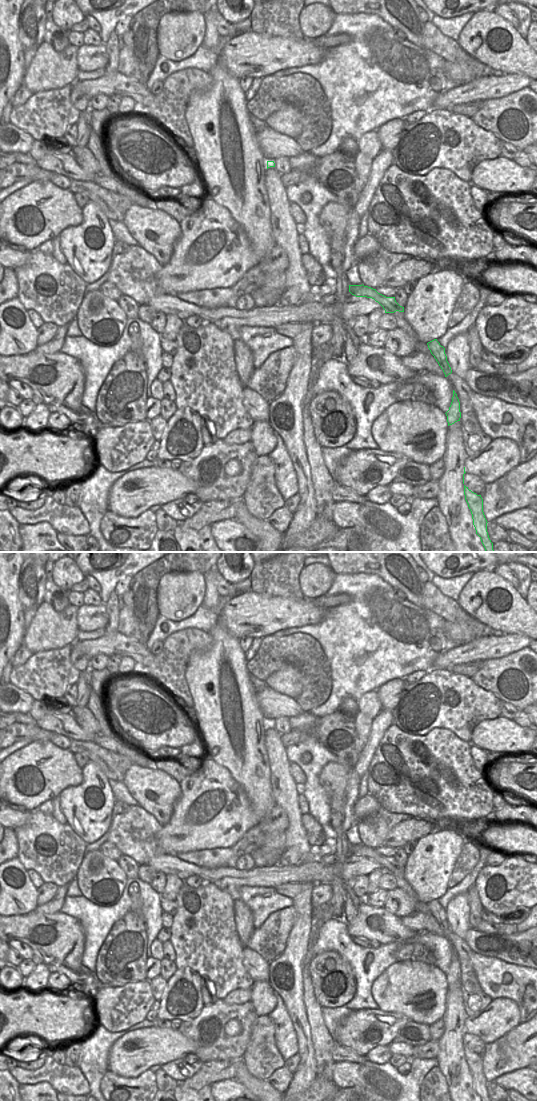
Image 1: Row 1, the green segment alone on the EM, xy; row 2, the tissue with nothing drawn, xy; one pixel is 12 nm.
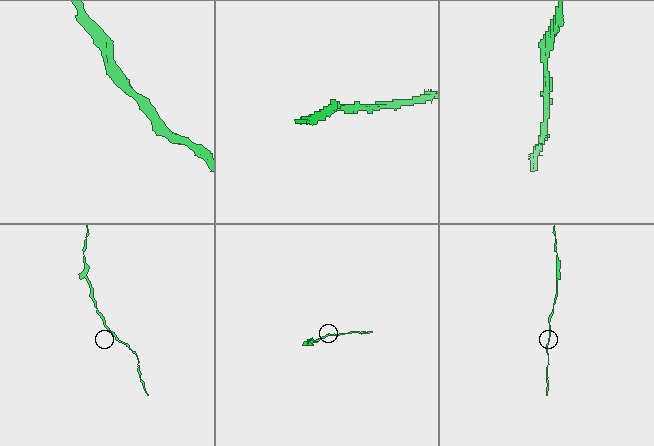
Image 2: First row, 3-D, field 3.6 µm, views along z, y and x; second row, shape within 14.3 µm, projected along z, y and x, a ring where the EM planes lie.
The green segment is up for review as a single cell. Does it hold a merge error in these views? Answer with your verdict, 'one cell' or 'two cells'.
one cell

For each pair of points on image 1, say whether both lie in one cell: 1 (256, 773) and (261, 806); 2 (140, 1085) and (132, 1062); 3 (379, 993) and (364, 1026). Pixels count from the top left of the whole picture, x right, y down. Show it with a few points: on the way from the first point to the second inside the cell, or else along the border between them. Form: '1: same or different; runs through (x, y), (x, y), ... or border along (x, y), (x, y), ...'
1: same; runs through (256, 781), (261, 798)
2: different; border along (148, 1068), (136, 1077), (121, 1077), (114, 1073)
3: different; border along (378, 1008), (388, 1012), (401, 1013)

